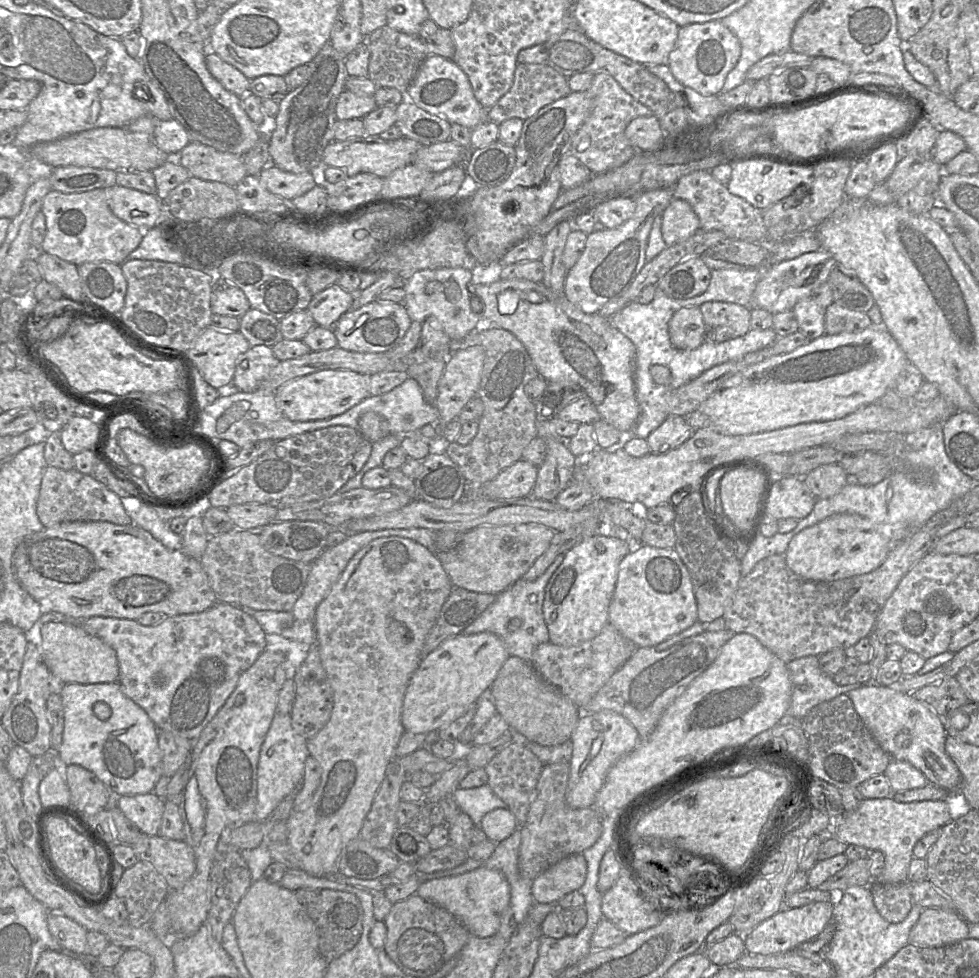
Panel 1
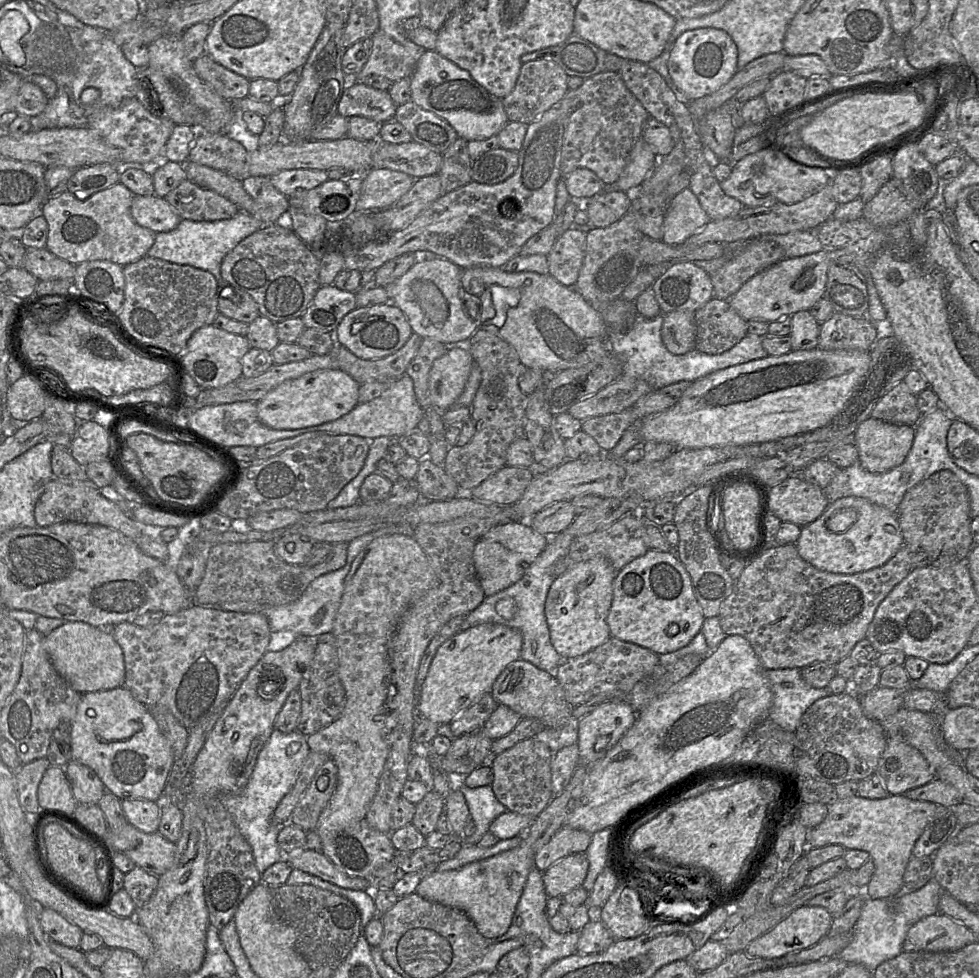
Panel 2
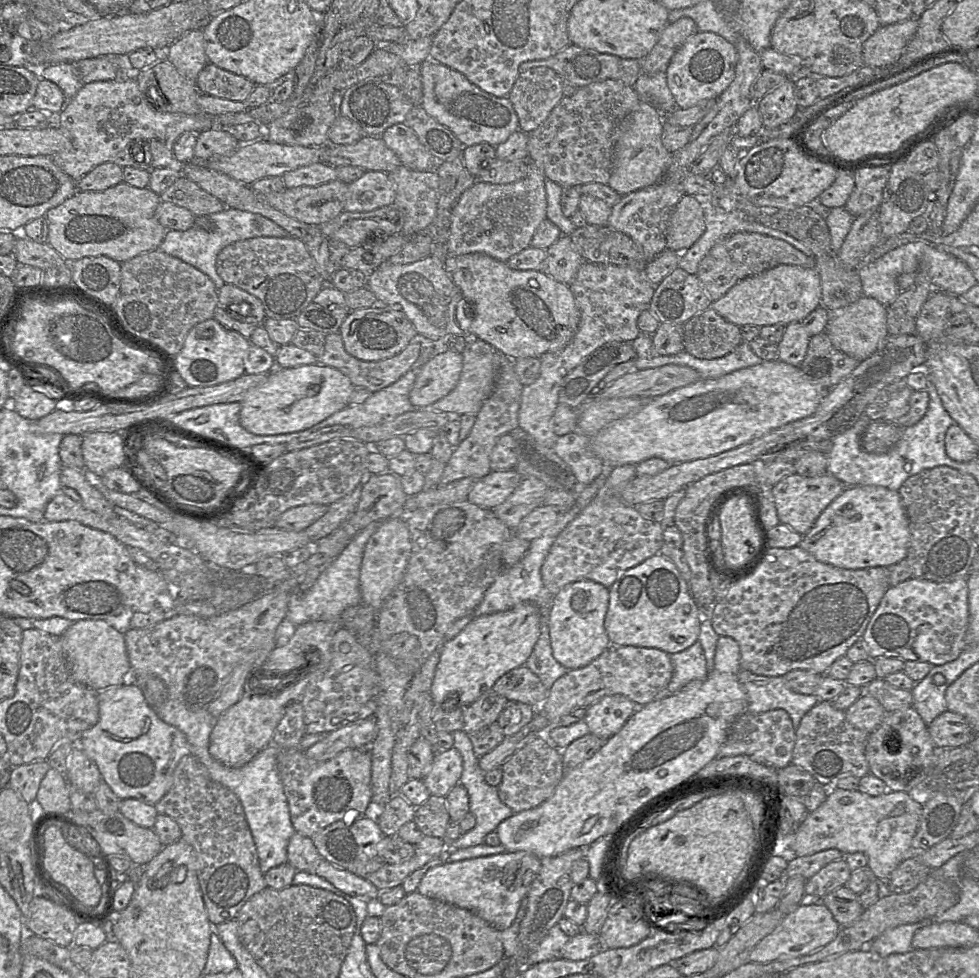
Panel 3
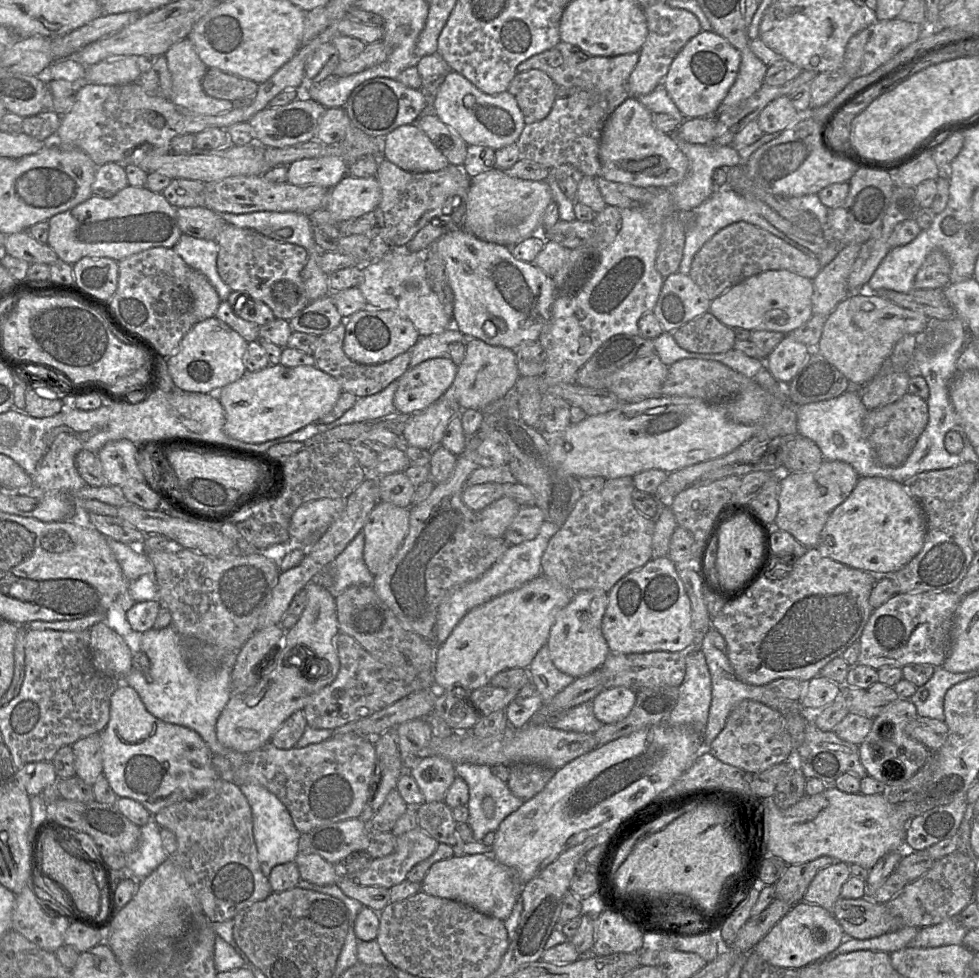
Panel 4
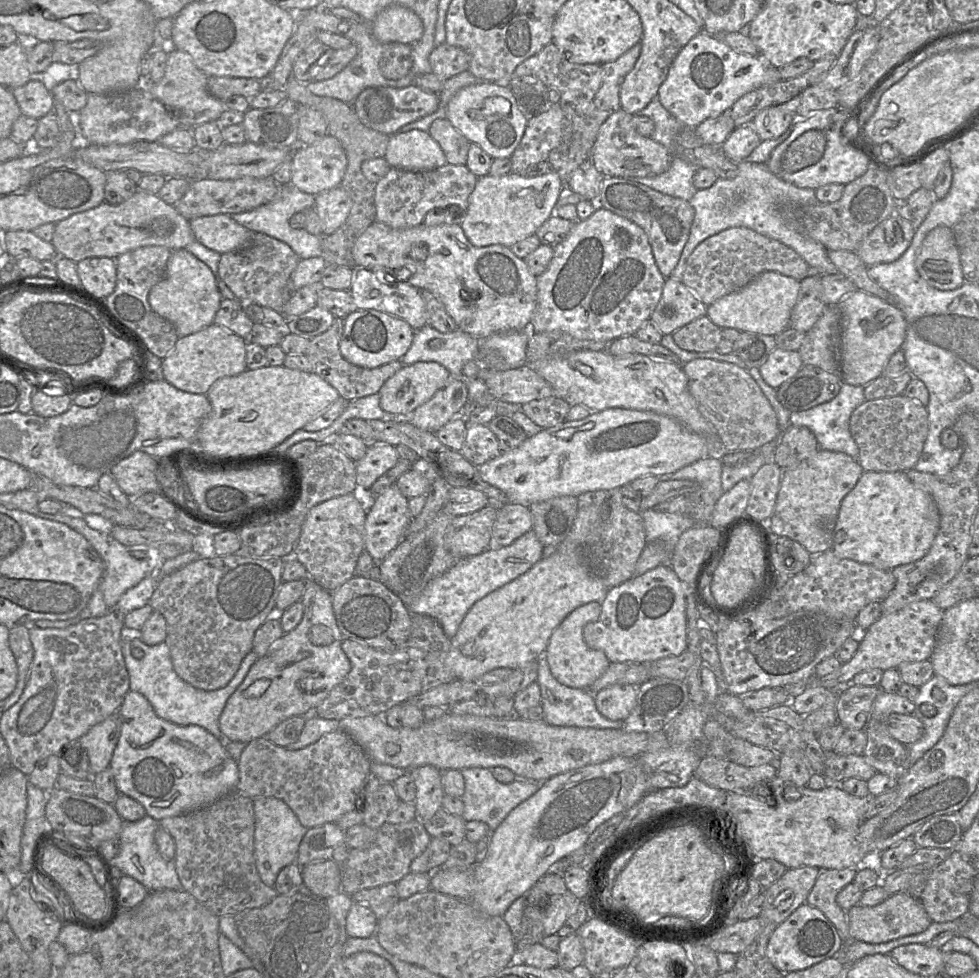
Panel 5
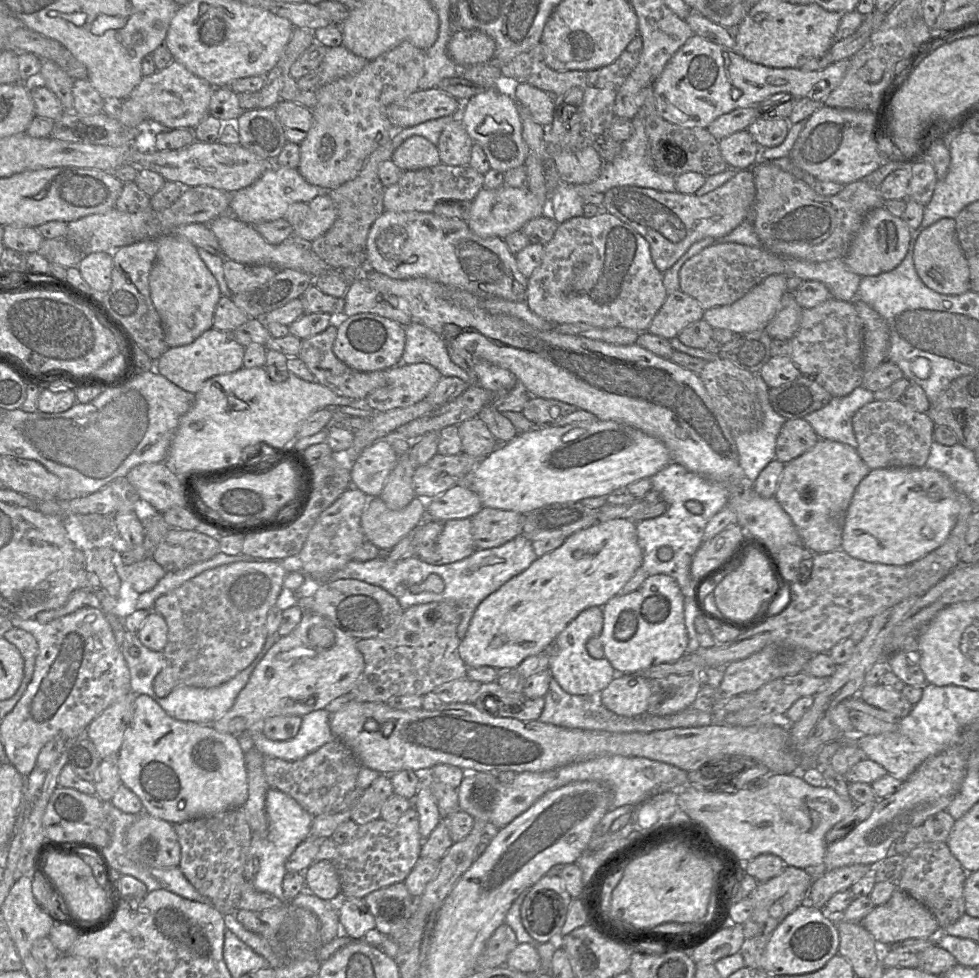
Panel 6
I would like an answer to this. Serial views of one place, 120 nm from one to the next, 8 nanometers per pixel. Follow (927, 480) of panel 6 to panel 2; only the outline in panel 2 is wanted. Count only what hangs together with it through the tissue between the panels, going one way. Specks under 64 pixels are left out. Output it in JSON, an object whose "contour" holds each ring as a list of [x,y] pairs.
{"contour":[[[855,496],[830,503],[815,521],[801,527],[795,543],[803,560],[821,571],[836,574],[855,574],[882,566],[903,545],[896,513]]]}

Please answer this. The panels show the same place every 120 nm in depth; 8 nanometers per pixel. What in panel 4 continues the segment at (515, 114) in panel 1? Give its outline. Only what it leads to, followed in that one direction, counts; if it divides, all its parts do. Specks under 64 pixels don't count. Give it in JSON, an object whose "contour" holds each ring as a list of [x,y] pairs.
{"contour":[[[541,70],[517,73],[508,87],[523,114],[525,124],[546,118],[556,100],[556,84]]]}

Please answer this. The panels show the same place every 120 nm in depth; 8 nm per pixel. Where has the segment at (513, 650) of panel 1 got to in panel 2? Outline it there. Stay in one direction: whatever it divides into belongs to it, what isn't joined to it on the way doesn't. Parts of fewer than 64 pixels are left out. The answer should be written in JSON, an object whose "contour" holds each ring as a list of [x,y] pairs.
{"contour":[[[564,531],[549,537],[546,548],[527,569],[522,579],[495,595],[487,596],[476,610],[467,615],[461,626],[461,631],[485,623],[501,624],[516,629],[523,636],[520,659],[549,673],[555,673],[564,660],[551,643],[550,630],[545,615],[545,602],[549,589],[557,578],[554,575],[554,565],[557,560],[567,555],[574,539],[572,535],[564,533]]]}

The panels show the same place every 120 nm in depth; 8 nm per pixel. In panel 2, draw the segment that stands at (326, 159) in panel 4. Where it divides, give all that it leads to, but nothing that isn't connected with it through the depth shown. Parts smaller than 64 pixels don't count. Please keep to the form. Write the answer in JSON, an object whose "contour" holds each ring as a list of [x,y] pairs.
{"contour":[[[310,169],[283,170],[270,177],[274,187],[287,197],[298,189],[314,189],[327,180],[327,171]]]}

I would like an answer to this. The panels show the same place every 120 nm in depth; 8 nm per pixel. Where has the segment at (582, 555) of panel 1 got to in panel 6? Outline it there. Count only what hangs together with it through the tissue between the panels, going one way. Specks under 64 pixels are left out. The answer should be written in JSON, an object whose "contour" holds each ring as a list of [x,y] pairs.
{"contour":[[[597,606],[587,608],[573,619],[555,639],[557,652],[550,659],[549,671],[565,692],[572,695],[597,697],[618,675],[607,659],[595,659],[586,649],[588,640],[601,634],[603,621],[602,608]]]}

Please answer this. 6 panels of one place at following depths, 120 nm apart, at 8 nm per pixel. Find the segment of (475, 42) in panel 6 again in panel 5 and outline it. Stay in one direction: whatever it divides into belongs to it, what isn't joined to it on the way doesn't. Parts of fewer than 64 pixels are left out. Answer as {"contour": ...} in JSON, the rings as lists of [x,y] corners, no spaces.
{"contour":[[[442,43],[429,56],[432,73],[442,81],[469,69],[469,55],[461,48]]]}

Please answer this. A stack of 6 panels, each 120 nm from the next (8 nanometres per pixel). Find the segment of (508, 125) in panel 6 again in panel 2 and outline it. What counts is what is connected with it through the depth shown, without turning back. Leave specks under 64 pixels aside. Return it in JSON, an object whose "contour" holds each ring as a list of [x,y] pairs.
{"contour":[[[425,50],[410,76],[411,101],[449,123],[466,141],[497,135],[509,122],[502,99],[490,94],[464,70],[433,50]]]}

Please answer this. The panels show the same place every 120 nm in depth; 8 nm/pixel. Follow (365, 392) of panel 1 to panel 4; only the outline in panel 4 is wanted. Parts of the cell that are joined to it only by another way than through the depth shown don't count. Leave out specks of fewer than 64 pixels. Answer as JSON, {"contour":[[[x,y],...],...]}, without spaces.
{"contour":[[[281,364],[247,372],[217,392],[225,410],[224,432],[247,443],[263,443],[287,436],[329,414],[343,390],[331,375],[314,366],[286,367]]]}

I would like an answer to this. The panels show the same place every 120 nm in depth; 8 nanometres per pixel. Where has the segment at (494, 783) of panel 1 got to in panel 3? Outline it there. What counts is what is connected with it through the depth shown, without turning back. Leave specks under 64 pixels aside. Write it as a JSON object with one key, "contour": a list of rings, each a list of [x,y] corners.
{"contour":[[[540,735],[517,750],[502,764],[501,769],[502,781],[498,786],[498,796],[514,814],[535,808],[548,800],[565,774],[562,750],[556,748],[546,735]]]}

